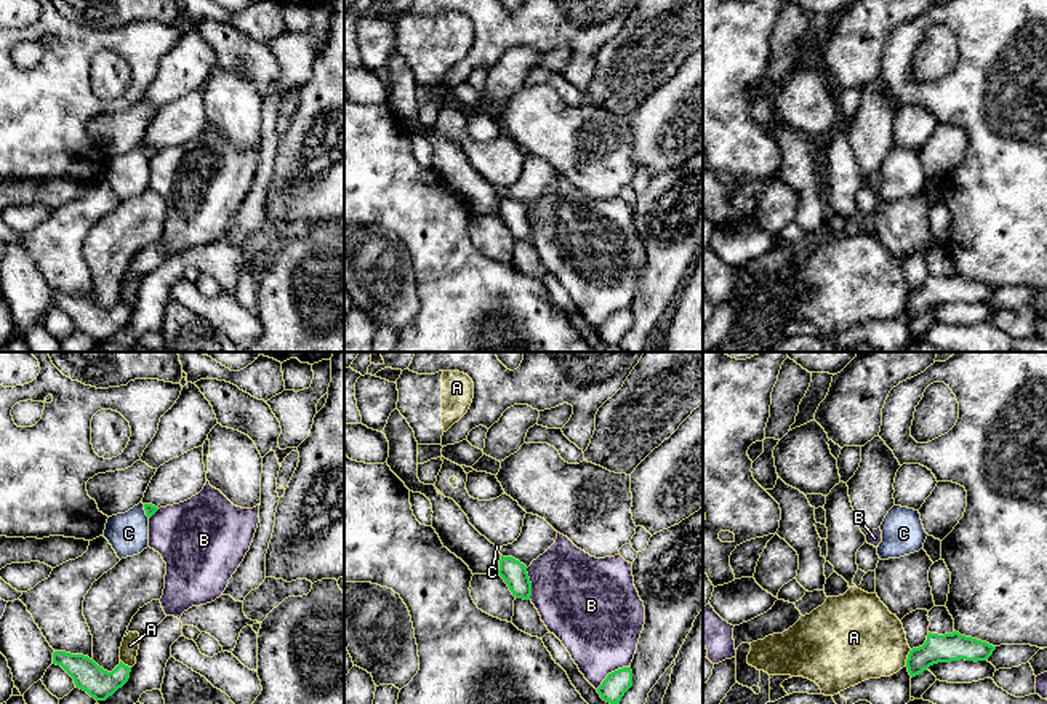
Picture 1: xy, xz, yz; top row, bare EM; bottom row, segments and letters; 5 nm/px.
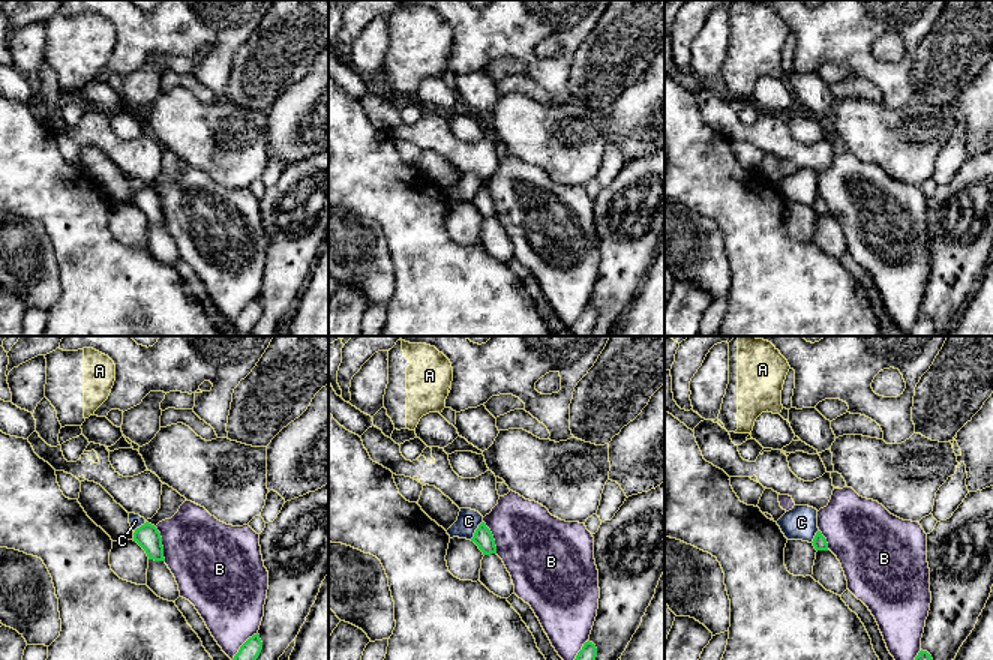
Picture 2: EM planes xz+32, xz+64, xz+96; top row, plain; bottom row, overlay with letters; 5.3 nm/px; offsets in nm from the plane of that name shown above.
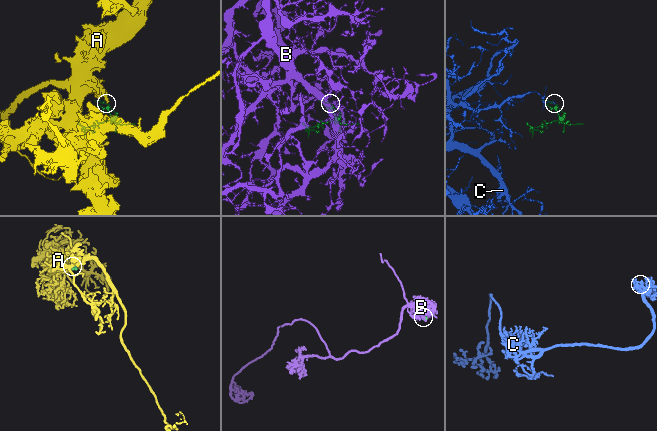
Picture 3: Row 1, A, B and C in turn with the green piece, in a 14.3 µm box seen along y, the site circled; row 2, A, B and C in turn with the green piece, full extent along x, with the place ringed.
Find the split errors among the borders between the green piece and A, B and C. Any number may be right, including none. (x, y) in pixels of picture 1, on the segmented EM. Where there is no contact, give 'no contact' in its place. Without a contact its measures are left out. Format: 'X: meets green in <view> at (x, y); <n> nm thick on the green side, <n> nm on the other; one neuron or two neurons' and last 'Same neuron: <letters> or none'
A: meets green in yz at (908, 658); 140 nm thick on the green side, 400 nm on the other; two neurons
B: meets green in xz at (612, 672); 120 nm thick on the green side, 420 nm on the other; two neurons
C: meets green in xy at (144, 509); 50 nm thick on the green side, 200 nm on the other; two neurons
Same neuron: none

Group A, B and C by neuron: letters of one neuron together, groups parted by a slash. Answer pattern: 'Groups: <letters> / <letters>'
Groups: A / B / C

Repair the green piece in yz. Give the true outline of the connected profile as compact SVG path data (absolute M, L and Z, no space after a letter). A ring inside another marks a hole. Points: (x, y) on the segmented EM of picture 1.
M956 630L945 635L929 632L925 643L909 651L906 667L913 678L938 662L986 661L994 650L996 646Z

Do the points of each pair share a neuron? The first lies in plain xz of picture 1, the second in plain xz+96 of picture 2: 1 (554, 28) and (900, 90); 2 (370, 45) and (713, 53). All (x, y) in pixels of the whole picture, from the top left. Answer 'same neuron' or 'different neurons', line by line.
1: same neuron
2: same neuron

